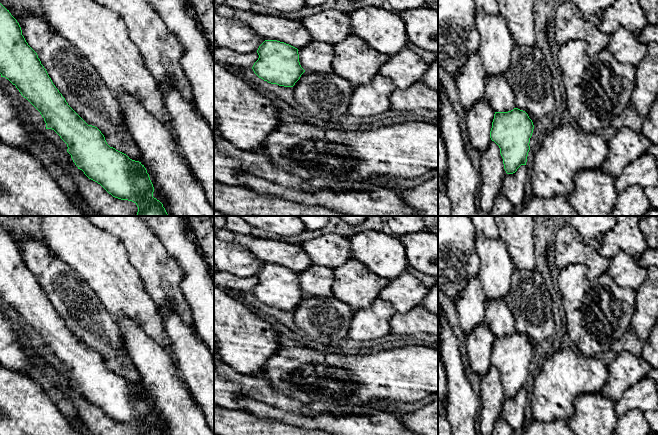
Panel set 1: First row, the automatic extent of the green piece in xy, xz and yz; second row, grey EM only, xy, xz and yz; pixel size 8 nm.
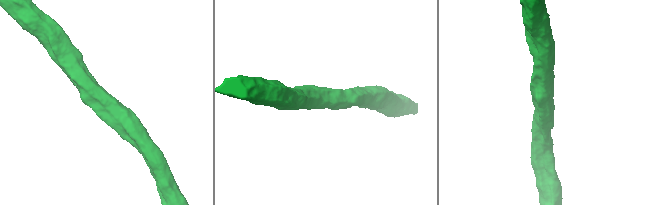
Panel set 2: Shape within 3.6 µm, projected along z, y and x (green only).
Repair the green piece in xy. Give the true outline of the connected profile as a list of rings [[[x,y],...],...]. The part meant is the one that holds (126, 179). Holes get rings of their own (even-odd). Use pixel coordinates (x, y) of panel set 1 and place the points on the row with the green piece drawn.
[[[0,3],[0,74],[8,79],[42,115],[46,129],[54,130],[67,144],[67,152],[78,169],[91,180],[100,184],[113,197],[134,202],[138,207],[137,216],[169,216],[163,204],[153,197],[154,187],[144,165],[130,159],[126,154],[110,147],[101,131],[88,125],[66,102],[65,98],[53,84],[46,69],[41,64],[37,53],[28,45],[17,20]]]

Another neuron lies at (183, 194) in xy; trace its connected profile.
[[[114,92],[129,133],[140,149],[141,162],[164,197],[170,216],[214,216],[201,184],[180,152],[172,131],[126,92]]]

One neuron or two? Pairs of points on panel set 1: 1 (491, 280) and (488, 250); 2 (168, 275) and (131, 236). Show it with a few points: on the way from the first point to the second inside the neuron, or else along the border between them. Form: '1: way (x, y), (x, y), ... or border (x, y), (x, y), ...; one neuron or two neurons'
1: way (491, 273), (491, 257); one neuron
2: way (158, 265), (141, 246); one neuron

